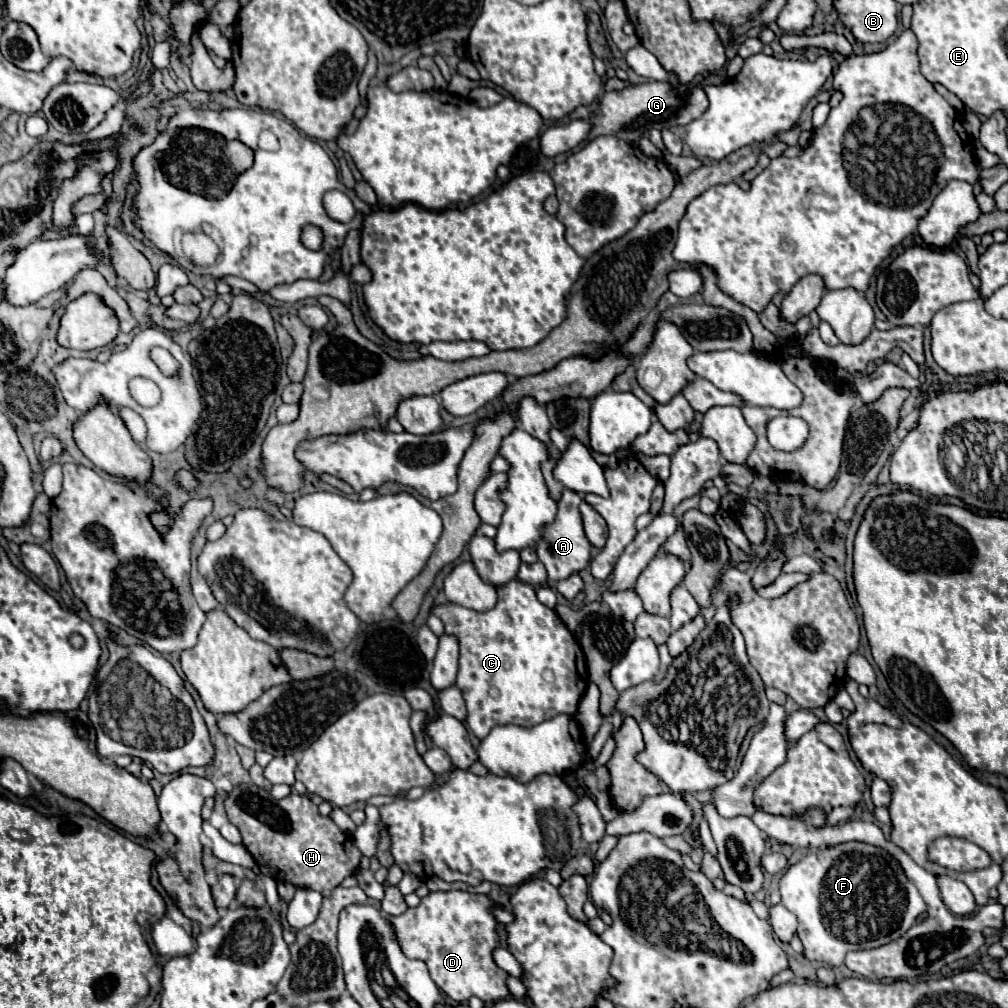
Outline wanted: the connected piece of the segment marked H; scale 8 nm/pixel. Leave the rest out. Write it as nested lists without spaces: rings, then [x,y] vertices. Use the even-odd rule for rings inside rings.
[[[238,784],[224,798],[228,820],[240,830],[242,844],[252,854],[258,866],[268,866],[274,878],[290,882],[296,888],[310,888],[322,896],[330,896],[344,878],[360,870],[362,852],[352,842],[352,836],[342,832],[332,818],[320,816],[318,806],[300,794],[290,794],[282,800],[270,796],[266,788],[256,784]]]

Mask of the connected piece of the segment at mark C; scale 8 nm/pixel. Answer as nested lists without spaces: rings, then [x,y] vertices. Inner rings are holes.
[[[514,578],[508,584],[498,586],[498,604],[486,612],[476,612],[452,602],[432,606],[430,612],[438,616],[444,622],[446,632],[456,636],[460,642],[458,688],[462,690],[468,708],[466,724],[476,738],[482,740],[488,736],[494,726],[520,724],[522,728],[532,728],[532,724],[540,724],[552,716],[574,714],[578,710],[578,702],[588,686],[588,670],[582,648],[558,614],[538,602],[536,590],[530,584]]]

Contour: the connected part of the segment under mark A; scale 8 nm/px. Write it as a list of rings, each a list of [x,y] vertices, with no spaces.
[[[564,488],[562,498],[558,502],[558,516],[554,518],[552,524],[544,526],[544,536],[540,536],[538,544],[534,546],[538,560],[546,566],[548,576],[554,582],[568,578],[570,574],[586,568],[590,562],[590,556],[592,556],[590,554],[592,544],[584,536],[584,526],[580,520],[580,502],[582,502],[582,498],[576,496],[576,492],[568,492],[568,488]]]

